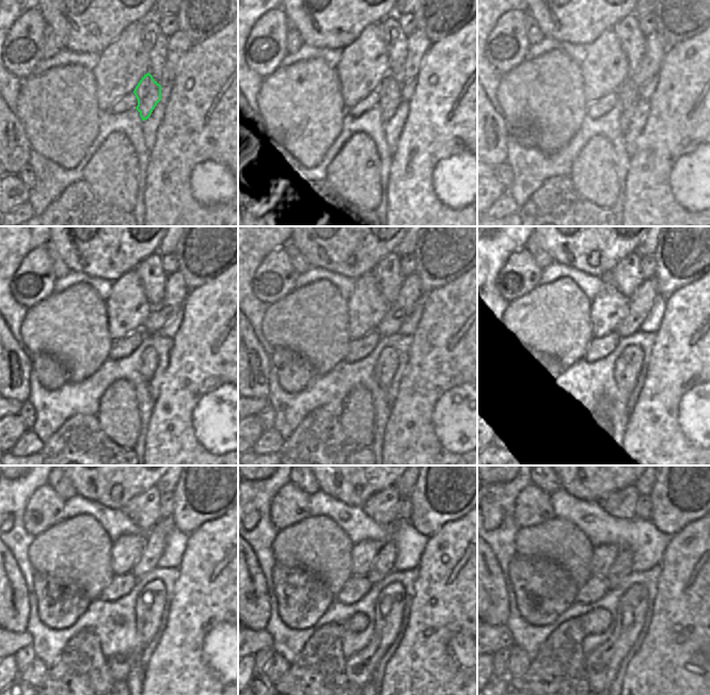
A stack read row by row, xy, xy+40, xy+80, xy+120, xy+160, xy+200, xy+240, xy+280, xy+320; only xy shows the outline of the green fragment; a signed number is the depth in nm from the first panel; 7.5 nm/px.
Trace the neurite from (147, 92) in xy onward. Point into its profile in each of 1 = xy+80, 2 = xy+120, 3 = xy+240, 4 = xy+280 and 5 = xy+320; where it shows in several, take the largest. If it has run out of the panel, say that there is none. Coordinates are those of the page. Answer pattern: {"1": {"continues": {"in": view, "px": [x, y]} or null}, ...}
{"1": {"continues": {"in": "xy+80", "px": [628, 94]}}, "2": {"continues": {"in": "xy+120", "px": [148, 361]}}, "3": {"continues": {"in": "xy+240", "px": [150, 604]}}, "4": {"continues": {"in": "xy+280", "px": [360, 667]}}, "5": {"continues": {"in": "xy+320", "px": [602, 665]}}}

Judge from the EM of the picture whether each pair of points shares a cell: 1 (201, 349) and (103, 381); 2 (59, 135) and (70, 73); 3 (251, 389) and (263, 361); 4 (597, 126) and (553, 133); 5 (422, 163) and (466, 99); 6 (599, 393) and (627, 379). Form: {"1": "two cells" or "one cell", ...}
{"1": "two cells", "2": "one cell", "3": "one cell", "4": "two cells", "5": "one cell", "6": "two cells"}

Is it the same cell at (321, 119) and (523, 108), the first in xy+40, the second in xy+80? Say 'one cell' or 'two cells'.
one cell

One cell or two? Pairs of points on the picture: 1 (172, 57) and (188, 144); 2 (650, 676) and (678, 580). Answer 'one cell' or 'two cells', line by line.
1: two cells
2: one cell

